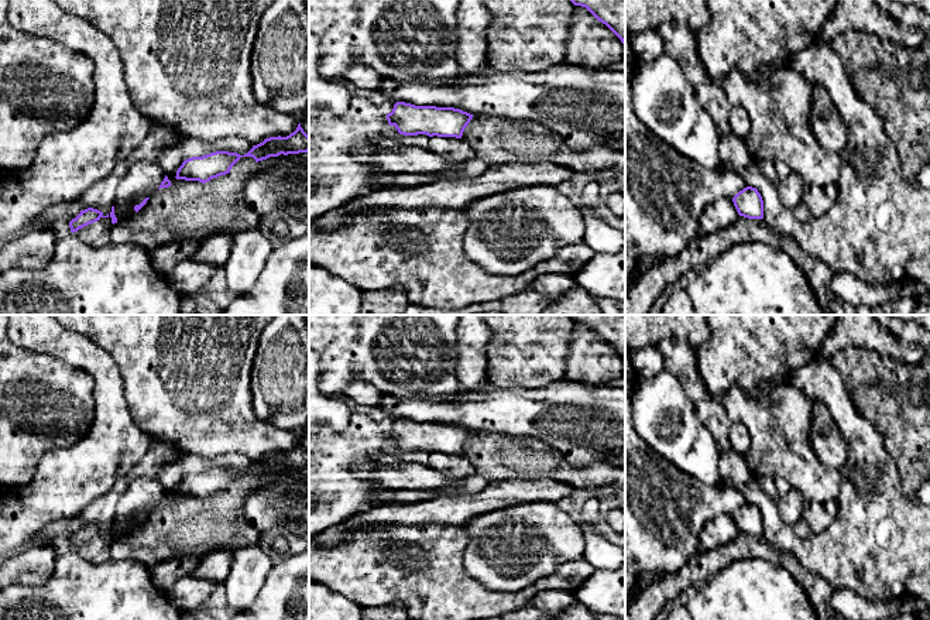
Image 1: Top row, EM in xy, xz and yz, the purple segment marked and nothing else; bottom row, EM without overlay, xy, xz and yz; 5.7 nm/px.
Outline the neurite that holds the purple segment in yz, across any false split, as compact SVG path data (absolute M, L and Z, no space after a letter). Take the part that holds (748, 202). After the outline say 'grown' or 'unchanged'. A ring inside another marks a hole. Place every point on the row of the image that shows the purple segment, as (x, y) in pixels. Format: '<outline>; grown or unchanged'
M747 186L732 198L739 216L763 219L763 201L756 188Z; unchanged

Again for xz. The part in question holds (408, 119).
M397 102L391 113L387 114L389 126L399 134L429 137L456 137L461 138L464 129L473 114L454 107L415 106Z; unchanged

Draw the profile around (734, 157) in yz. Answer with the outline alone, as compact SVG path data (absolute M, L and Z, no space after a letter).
M732 133L723 137L723 141L720 144L720 157L721 167L737 174L739 174L752 162L744 138Z

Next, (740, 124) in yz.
M732 107L730 114L730 129L731 133L738 137L745 137L749 131L751 123L747 112L742 107Z

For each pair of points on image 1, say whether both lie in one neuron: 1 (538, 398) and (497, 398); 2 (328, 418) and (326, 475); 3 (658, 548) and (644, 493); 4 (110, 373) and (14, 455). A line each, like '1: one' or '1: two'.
1: one
2: two
3: one
4: two

